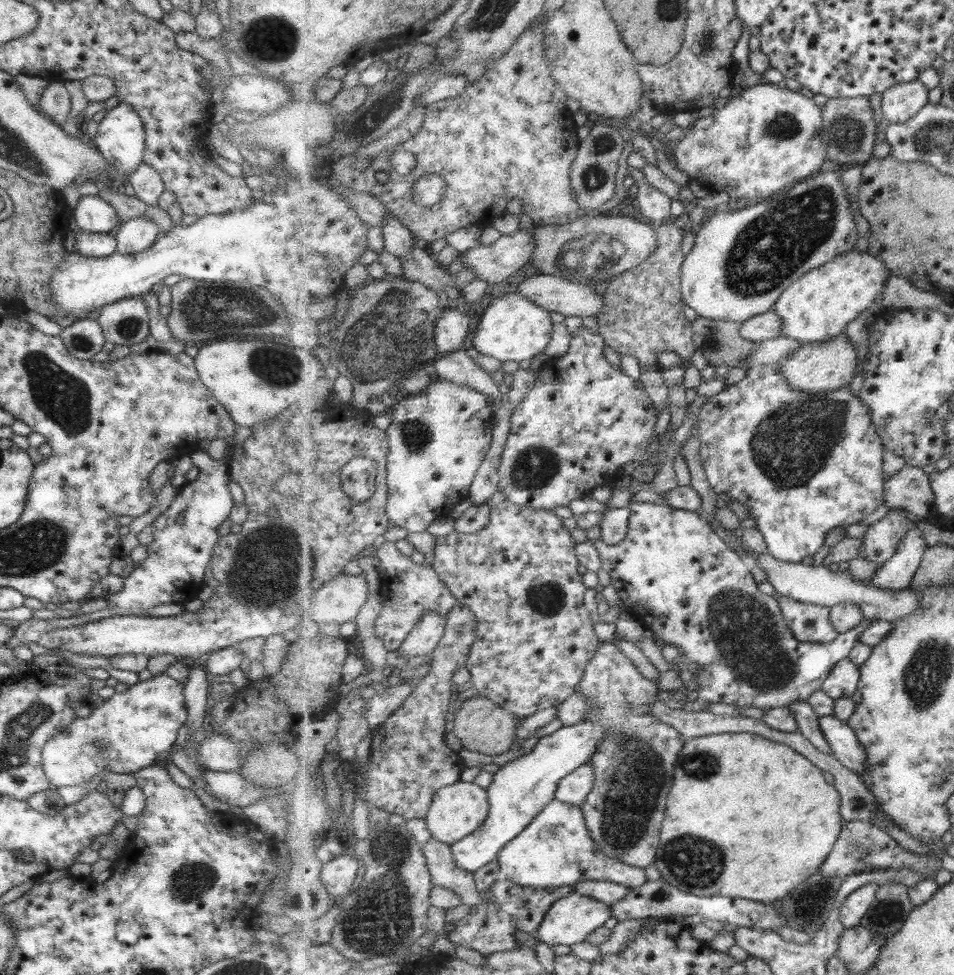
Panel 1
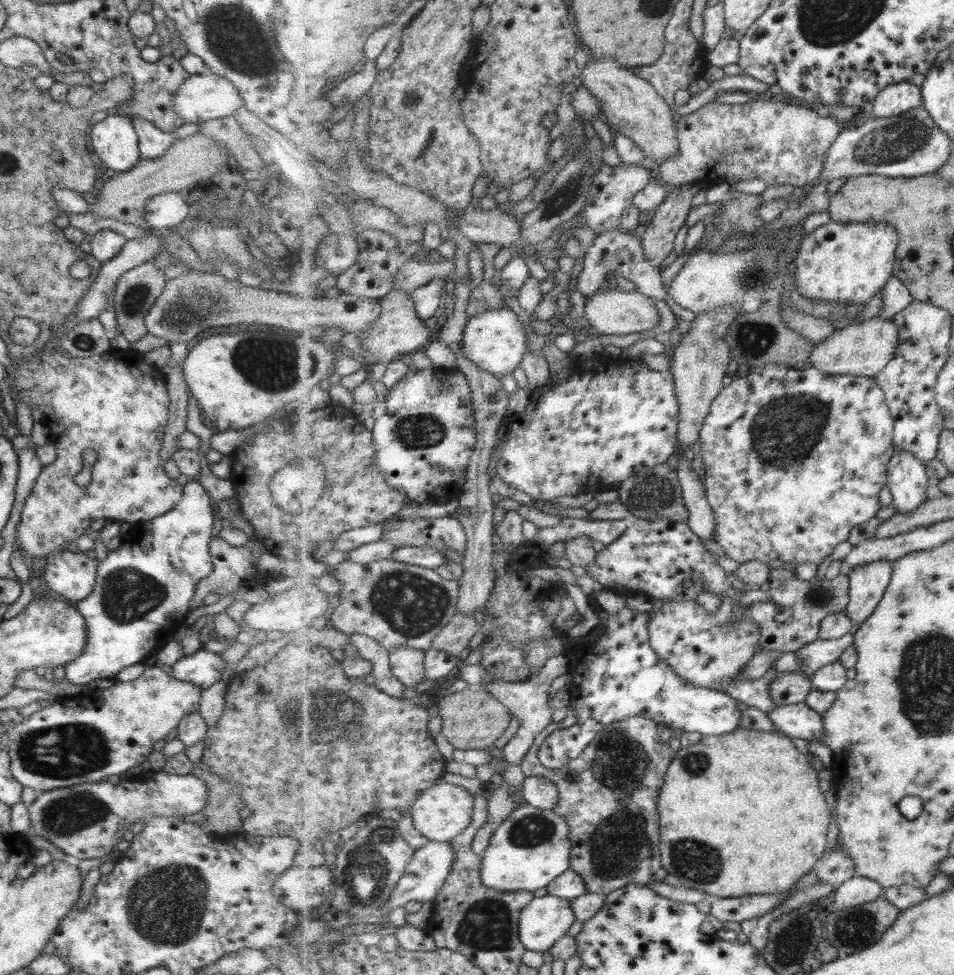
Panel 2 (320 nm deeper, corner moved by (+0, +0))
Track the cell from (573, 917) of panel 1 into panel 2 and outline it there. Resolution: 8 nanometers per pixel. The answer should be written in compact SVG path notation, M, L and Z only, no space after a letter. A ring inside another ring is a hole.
M538 893L535 900L523 908L520 922L523 945L527 951L550 951L577 920L573 900Z

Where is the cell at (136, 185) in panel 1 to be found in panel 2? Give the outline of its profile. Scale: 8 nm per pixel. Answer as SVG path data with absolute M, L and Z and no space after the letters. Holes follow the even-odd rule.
M135 115L127 116L133 125L138 138L138 151L141 159L159 158L166 148L170 147L173 138L169 132L163 132L155 128L151 122L140 119Z

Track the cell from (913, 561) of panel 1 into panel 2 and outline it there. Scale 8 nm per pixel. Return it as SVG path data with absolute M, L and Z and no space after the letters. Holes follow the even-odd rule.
M894 451L886 486L892 494L892 504L898 512L906 513L927 502L929 476L926 464L909 451Z

